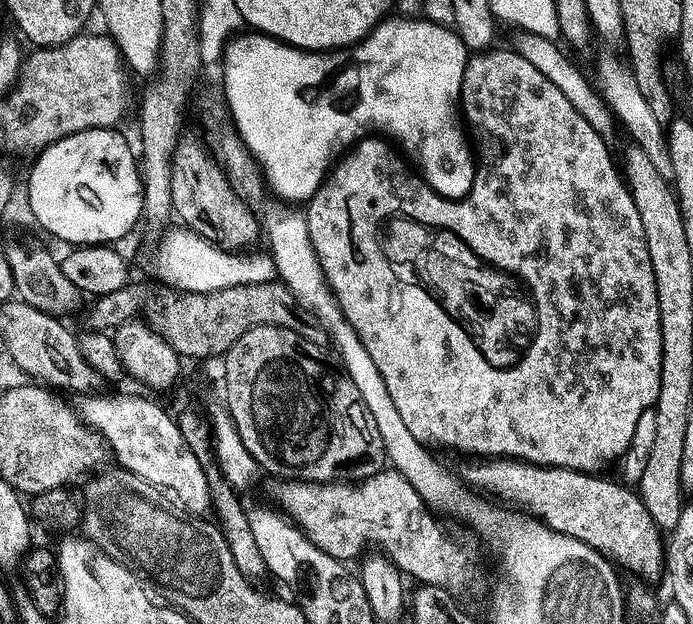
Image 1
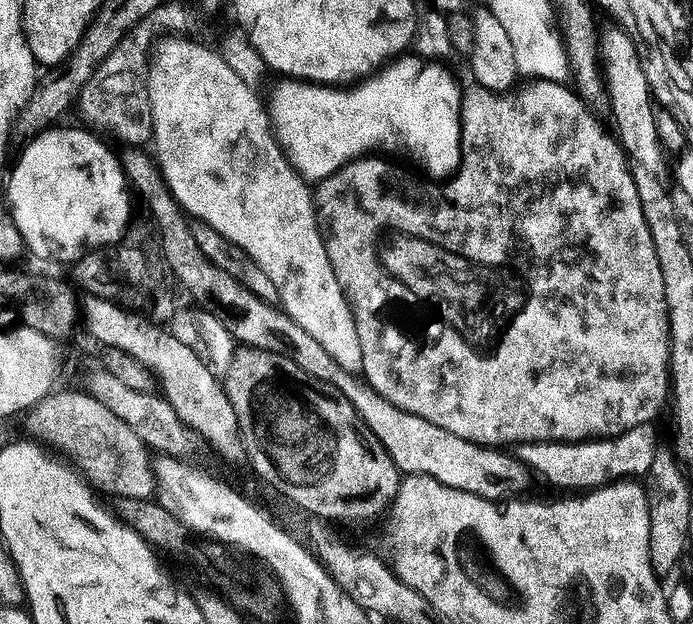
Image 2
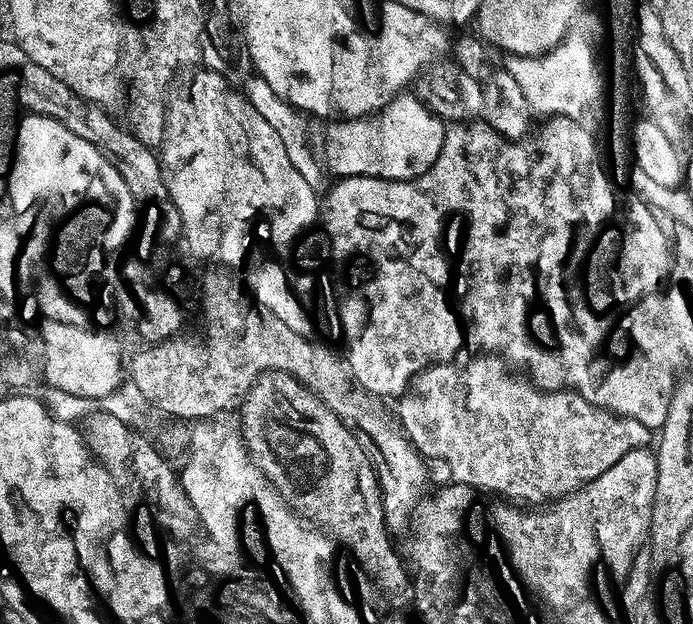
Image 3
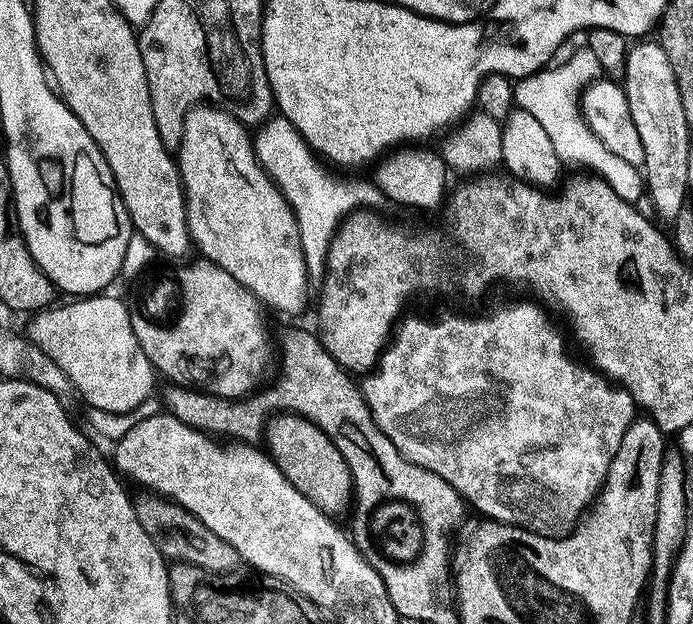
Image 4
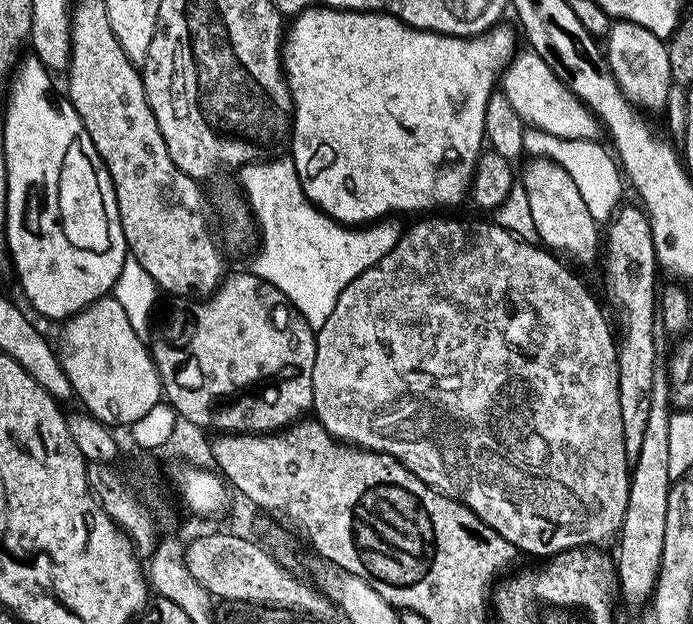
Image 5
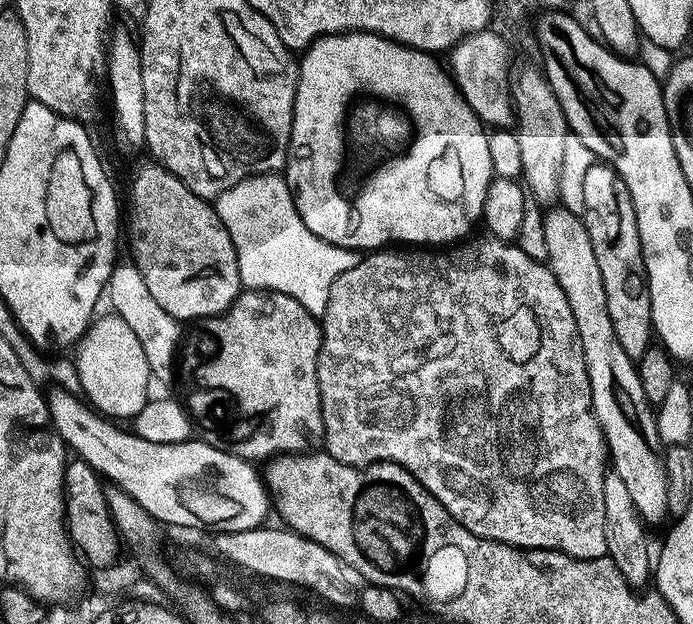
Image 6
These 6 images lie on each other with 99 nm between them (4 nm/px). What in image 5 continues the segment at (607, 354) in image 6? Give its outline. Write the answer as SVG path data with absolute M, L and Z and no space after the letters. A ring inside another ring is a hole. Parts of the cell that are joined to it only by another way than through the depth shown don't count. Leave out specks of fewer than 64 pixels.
M537 159L524 172L524 192L528 195L528 212L532 215L532 224L540 235L539 243L556 254L569 252L580 260L590 259L602 246L602 236L600 240L600 232L596 229L598 220L587 208L568 170L553 160Z

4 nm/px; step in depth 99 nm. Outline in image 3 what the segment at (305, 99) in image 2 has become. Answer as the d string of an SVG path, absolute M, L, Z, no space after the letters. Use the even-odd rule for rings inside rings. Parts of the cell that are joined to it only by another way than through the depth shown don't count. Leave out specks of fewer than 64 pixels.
M405 94L399 96L397 100L392 100L382 111L376 113L374 116L365 116L363 120L349 120L347 122L332 122L327 125L328 128L324 132L324 156L322 152L322 164L325 169L328 168L333 172L333 177L343 178L346 176L365 176L366 178L382 178L383 180L417 180L425 176L433 166L438 162L438 158L444 149L444 138L446 135L445 121L441 120L439 116L432 110L427 103L424 104L418 97L413 94Z

